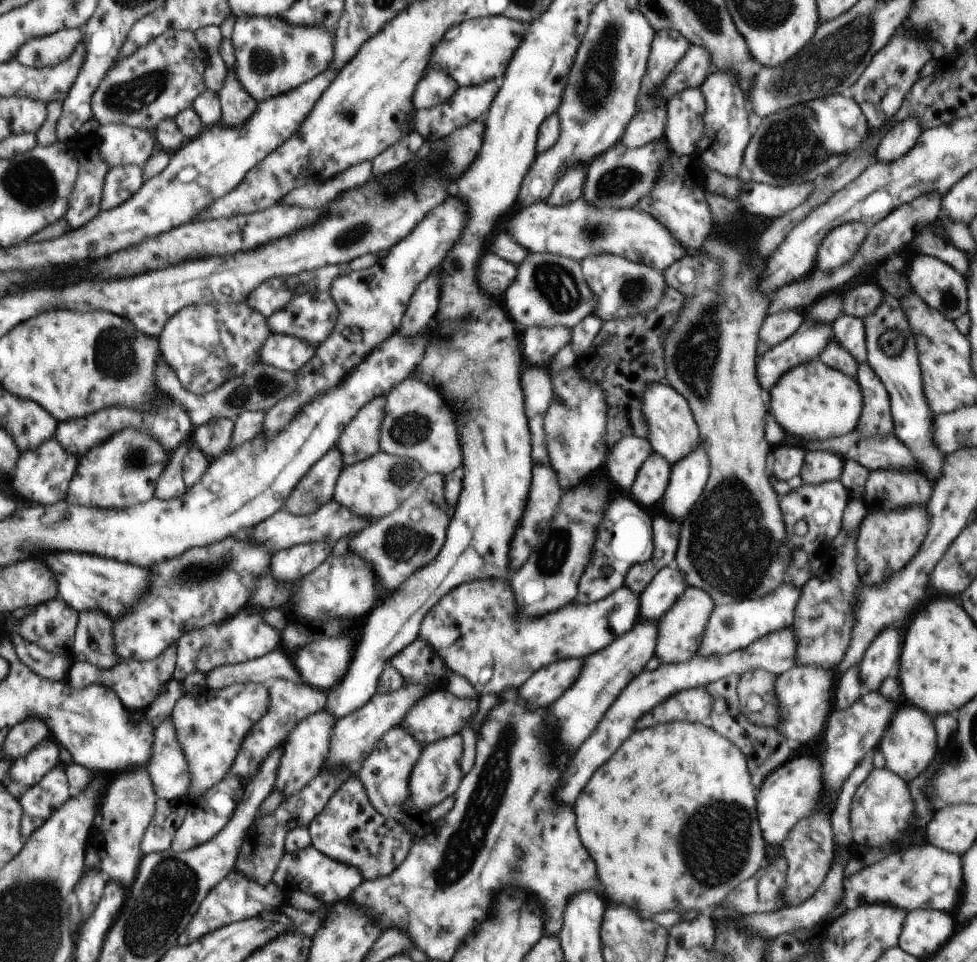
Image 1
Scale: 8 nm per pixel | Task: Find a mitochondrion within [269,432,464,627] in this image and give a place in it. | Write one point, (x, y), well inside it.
(401, 543)

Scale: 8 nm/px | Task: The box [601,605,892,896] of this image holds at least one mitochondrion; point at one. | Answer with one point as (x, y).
(729, 821)

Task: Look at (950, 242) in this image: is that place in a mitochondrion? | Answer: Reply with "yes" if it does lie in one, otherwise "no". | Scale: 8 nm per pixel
no

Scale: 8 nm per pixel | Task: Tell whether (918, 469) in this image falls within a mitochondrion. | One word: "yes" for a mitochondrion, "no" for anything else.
no

